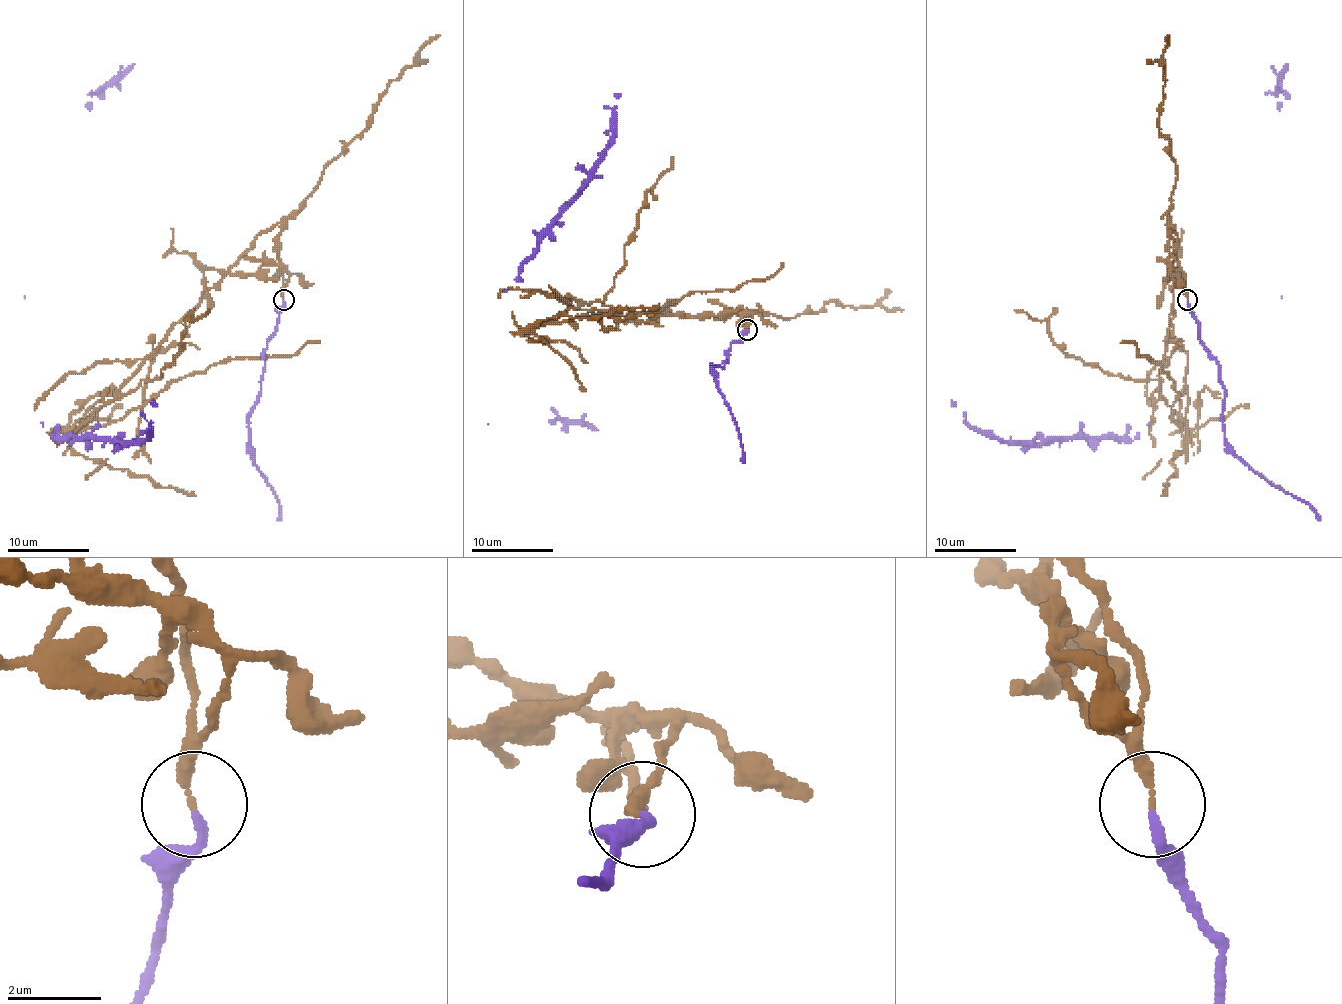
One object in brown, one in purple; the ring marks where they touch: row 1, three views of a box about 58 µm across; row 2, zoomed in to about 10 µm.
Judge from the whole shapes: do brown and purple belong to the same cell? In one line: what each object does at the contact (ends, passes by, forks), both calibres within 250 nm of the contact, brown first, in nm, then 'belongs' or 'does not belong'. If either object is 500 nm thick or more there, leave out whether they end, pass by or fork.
brown ends; purple ends; calibres 200 and 180 nm; does not belong

